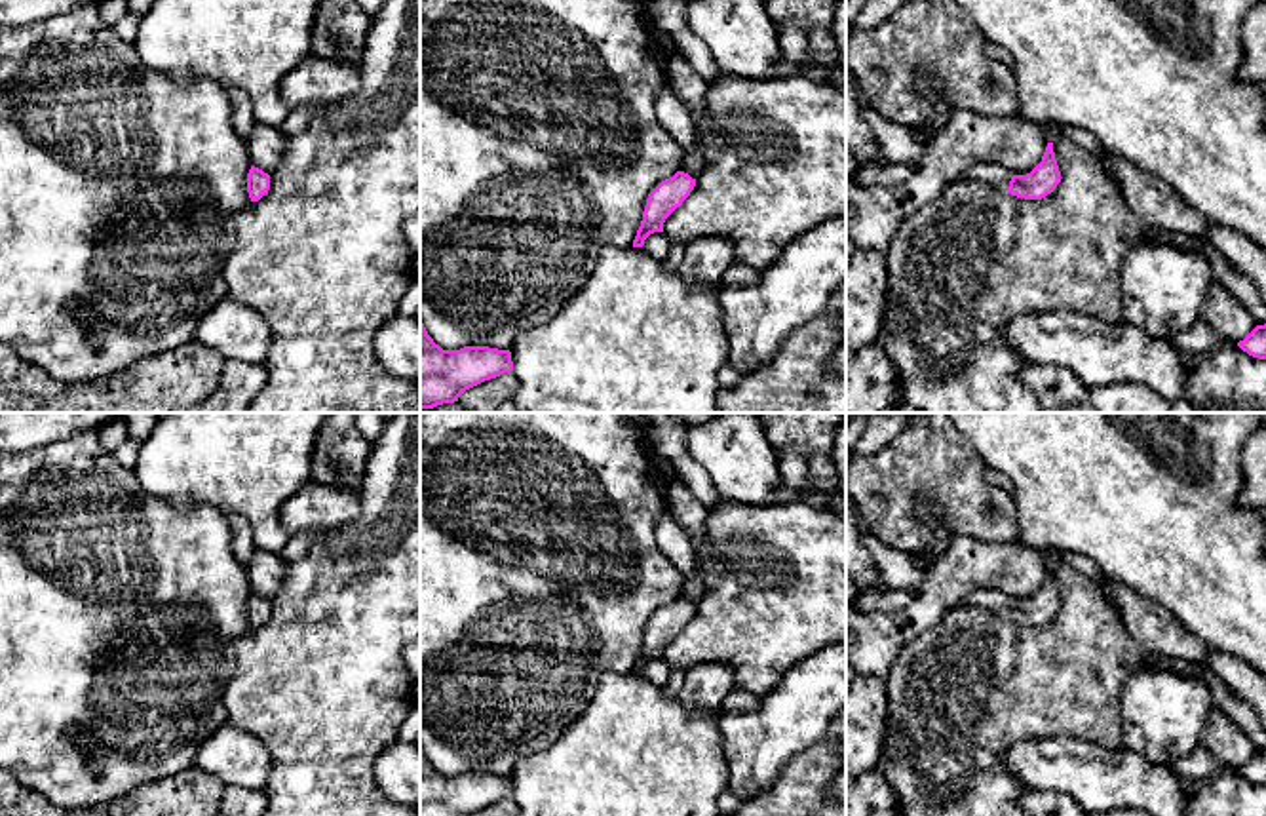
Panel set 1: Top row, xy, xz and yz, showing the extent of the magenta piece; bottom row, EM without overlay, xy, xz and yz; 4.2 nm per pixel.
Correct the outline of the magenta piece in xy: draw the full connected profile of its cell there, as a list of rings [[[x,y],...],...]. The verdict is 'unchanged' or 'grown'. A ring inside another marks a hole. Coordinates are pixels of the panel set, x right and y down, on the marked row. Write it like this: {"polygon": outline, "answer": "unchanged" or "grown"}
{"polygon": [[[251,165],[247,173],[247,192],[251,202],[259,202],[270,190],[270,175]]], "answer": "unchanged"}

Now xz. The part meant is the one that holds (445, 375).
{"polygon": [[[420,321],[420,409],[454,403],[466,390],[511,371],[509,350],[489,346],[443,350]]], "answer": "unchanged"}

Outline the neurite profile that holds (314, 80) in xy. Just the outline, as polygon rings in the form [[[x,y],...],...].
[[[310,53],[279,82],[279,95],[287,108],[336,105],[359,87],[361,63],[335,63]]]

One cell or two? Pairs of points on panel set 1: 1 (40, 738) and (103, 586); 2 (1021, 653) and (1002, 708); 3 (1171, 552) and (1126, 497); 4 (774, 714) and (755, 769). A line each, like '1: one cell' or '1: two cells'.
1: one cell
2: one cell
3: one cell
4: one cell

